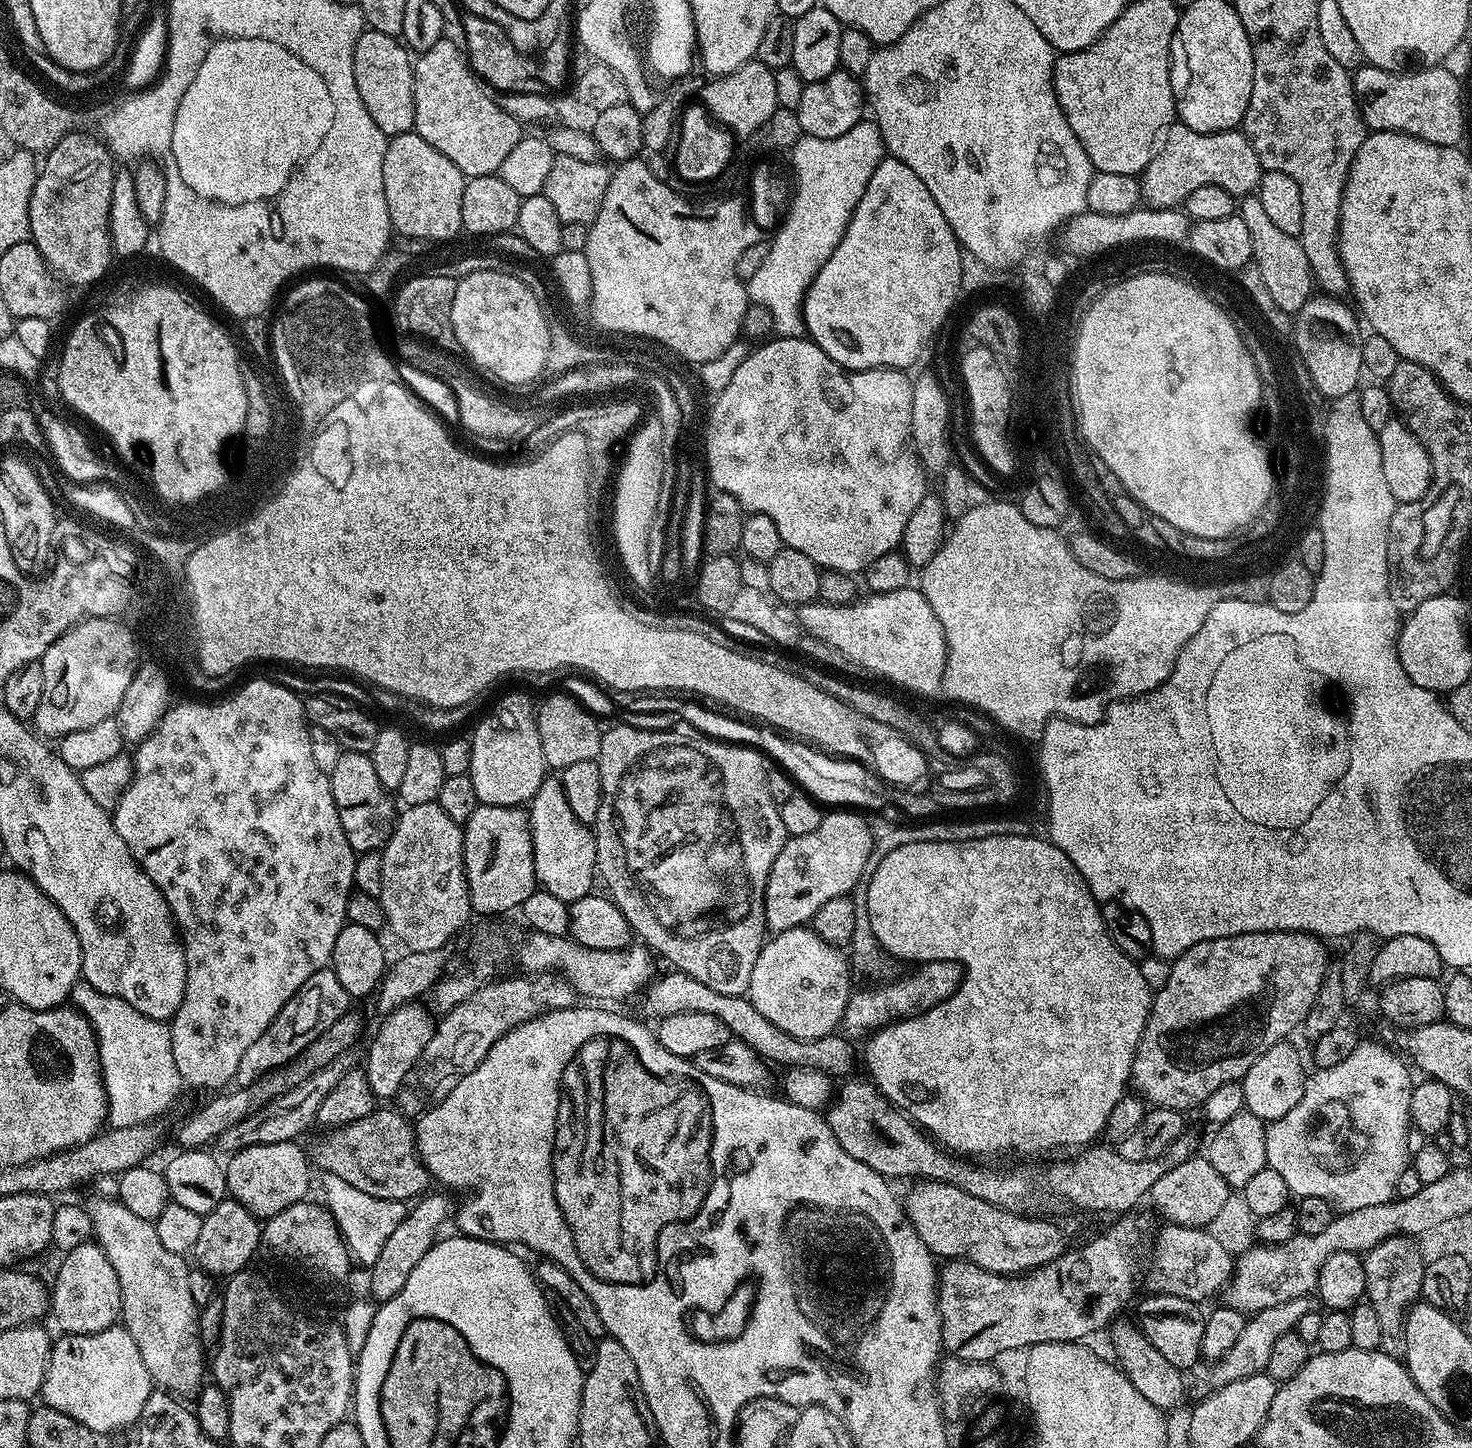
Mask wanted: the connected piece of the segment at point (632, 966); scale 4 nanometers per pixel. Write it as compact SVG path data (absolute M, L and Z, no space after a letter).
M532 932L529 937L520 948L520 964L525 968L523 971L528 974L567 974L579 995L589 996L592 1002L628 1000L635 992L636 995L643 993L658 972L653 953L640 942L618 950L590 950L568 936L547 936L541 932Z

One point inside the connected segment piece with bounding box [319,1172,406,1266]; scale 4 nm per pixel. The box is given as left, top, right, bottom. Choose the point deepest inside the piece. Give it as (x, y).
(365, 1222)

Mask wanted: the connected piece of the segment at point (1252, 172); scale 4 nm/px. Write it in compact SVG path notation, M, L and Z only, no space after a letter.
M1173 122L1166 132L1164 145L1162 140L1139 177L1140 195L1147 207L1179 209L1198 186L1222 186L1222 190L1237 198L1257 191L1262 169L1258 154L1254 154L1254 146L1250 146L1243 131L1195 132L1184 124Z

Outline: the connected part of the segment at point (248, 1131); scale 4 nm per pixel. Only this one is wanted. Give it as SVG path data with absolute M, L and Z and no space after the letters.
M352 1050L344 1052L338 1058L334 1058L334 1062L322 1066L317 1072L311 1072L301 1084L294 1086L289 1092L283 1092L281 1096L264 1104L254 1114L242 1118L242 1122L230 1126L230 1130L222 1130L218 1147L225 1154L231 1154L240 1151L241 1148L259 1144L299 1141L301 1139L299 1136L308 1127L316 1124L318 1106L322 1106L326 1094L330 1094L330 1090L334 1090L334 1086L338 1086L338 1082L342 1082L342 1078L351 1068L357 1067L358 1061L356 1061L354 1053L355 1051Z

